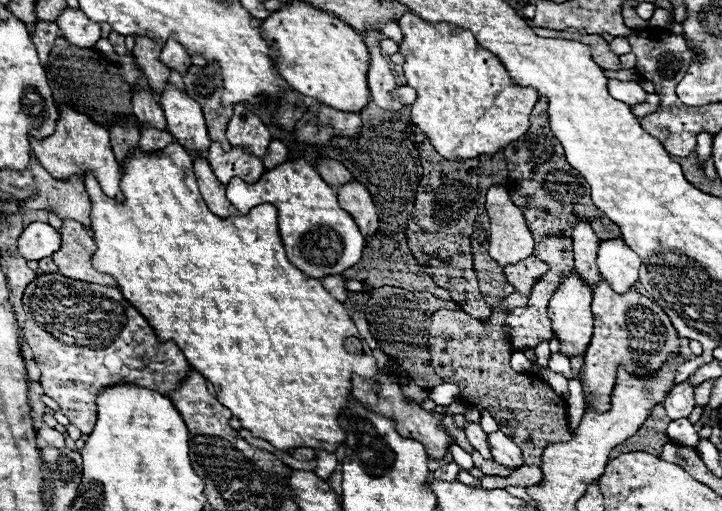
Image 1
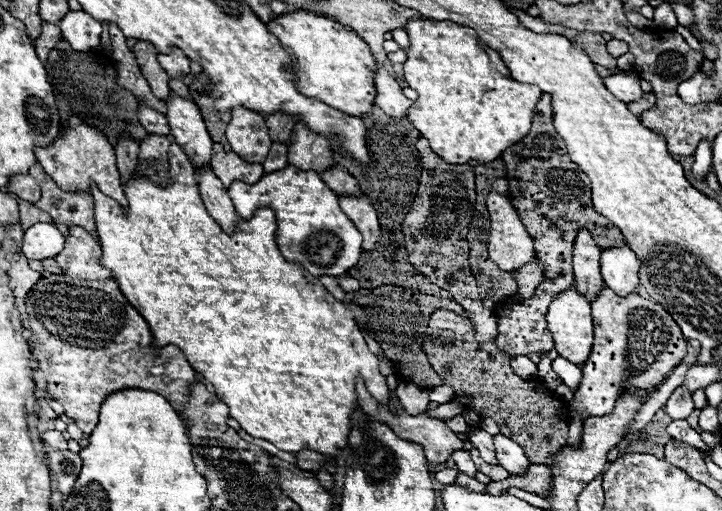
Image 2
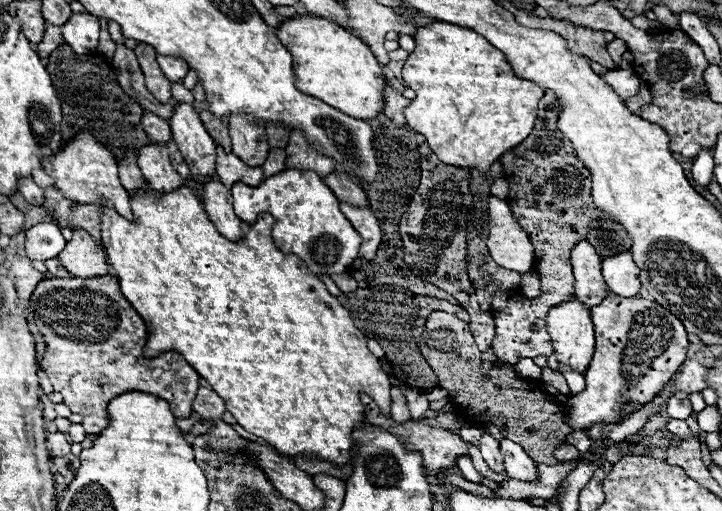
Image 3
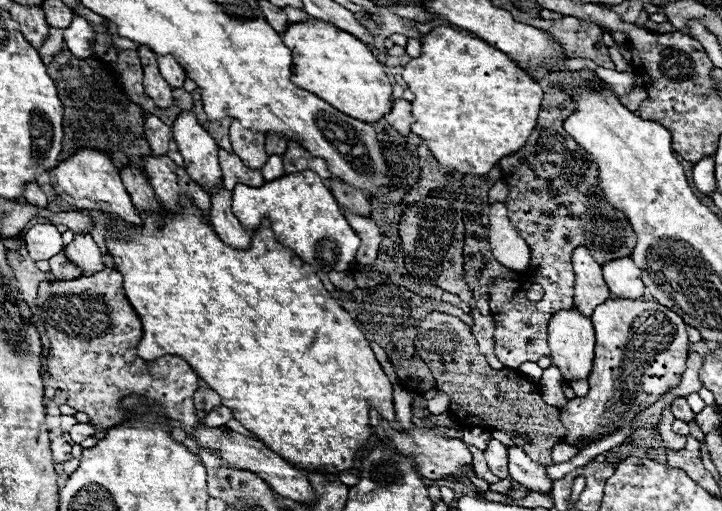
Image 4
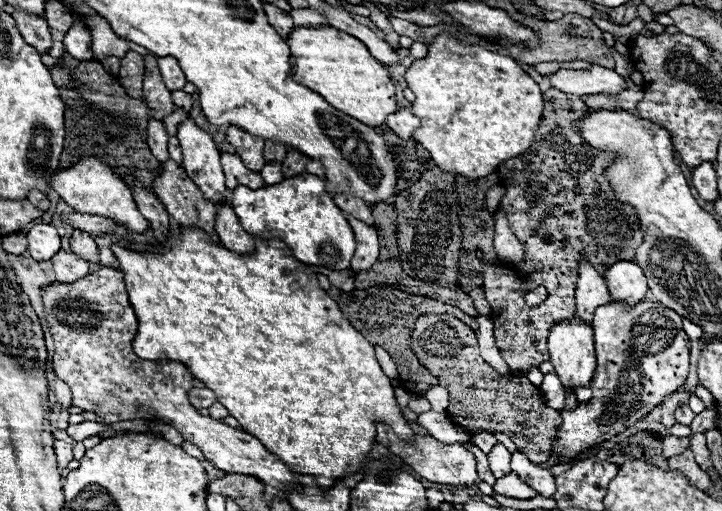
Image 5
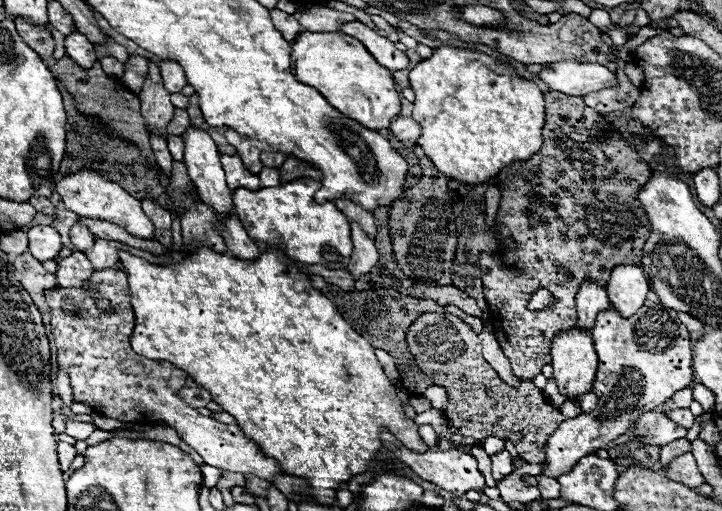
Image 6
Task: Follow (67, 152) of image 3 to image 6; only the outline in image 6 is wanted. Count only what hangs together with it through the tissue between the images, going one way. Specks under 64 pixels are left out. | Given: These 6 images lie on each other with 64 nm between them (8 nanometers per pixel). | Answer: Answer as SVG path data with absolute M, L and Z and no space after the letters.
M82 170L78 174L66 176L56 184L56 192L62 196L62 202L68 210L76 212L80 218L92 218L92 220L108 220L112 224L122 226L126 232L130 232L136 238L152 240L154 238L154 226L150 218L142 212L140 200L132 198L126 190L122 190L116 182L108 182L94 170Z

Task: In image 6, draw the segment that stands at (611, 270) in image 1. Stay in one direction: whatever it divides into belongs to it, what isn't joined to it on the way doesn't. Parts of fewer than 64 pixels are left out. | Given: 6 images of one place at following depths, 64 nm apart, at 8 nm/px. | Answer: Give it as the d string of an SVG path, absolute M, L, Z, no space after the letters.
M616 266L606 284L606 292L612 308L616 308L620 316L630 318L646 302L650 284L640 266Z

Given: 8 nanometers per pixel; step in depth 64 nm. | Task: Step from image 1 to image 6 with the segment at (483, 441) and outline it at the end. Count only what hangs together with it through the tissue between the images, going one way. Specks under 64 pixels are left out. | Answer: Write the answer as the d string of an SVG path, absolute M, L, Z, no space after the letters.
M506 450L492 456L492 476L496 482L502 482L508 474L512 474L512 458Z

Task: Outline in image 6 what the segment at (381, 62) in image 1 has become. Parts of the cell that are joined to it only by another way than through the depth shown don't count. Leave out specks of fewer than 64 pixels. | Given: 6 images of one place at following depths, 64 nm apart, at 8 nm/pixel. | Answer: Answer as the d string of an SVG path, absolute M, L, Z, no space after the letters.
M406 116L394 118L390 124L390 130L406 148L414 148L418 144L420 134L422 134L420 126L412 118L406 118Z

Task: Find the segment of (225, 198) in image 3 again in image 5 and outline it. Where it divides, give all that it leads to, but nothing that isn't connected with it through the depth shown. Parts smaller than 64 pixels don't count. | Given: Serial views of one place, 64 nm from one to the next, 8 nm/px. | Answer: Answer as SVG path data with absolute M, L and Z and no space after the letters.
M218 204L218 216L216 216L216 232L220 236L220 242L224 248L236 252L236 254L252 254L256 250L254 236L250 236L238 222L238 216L234 214L230 204Z

